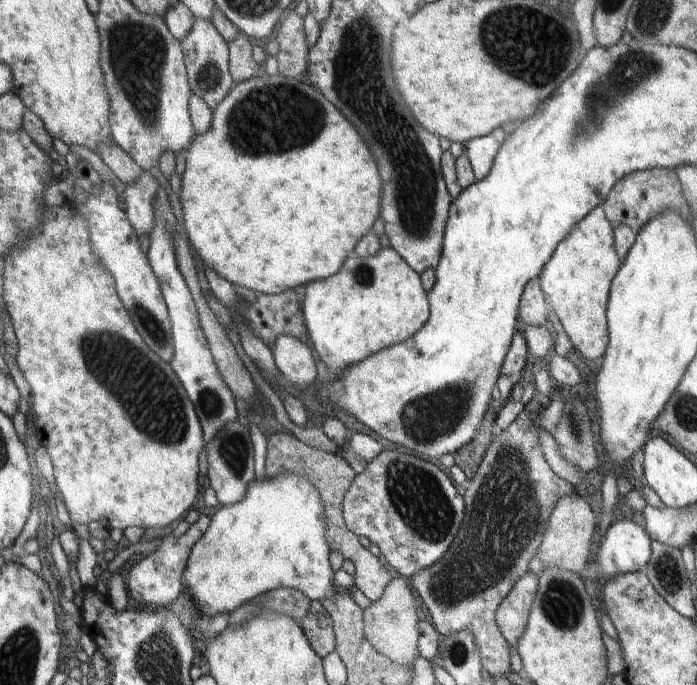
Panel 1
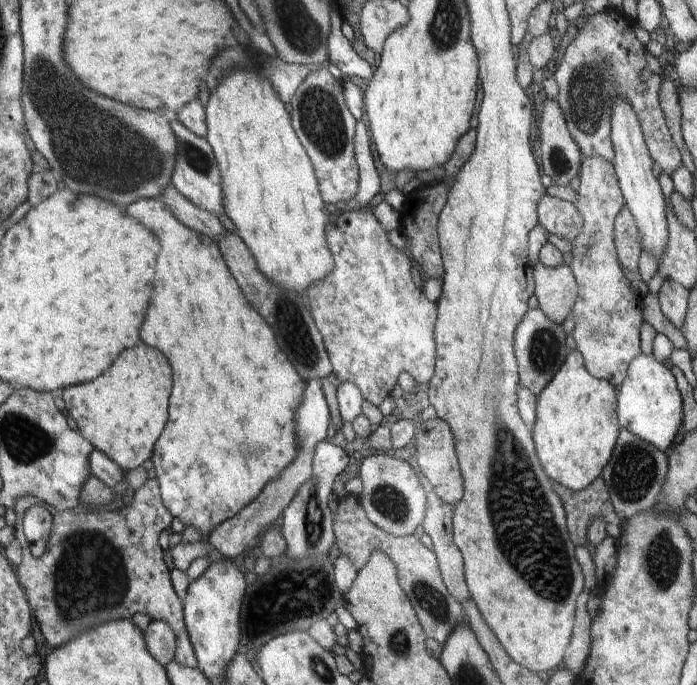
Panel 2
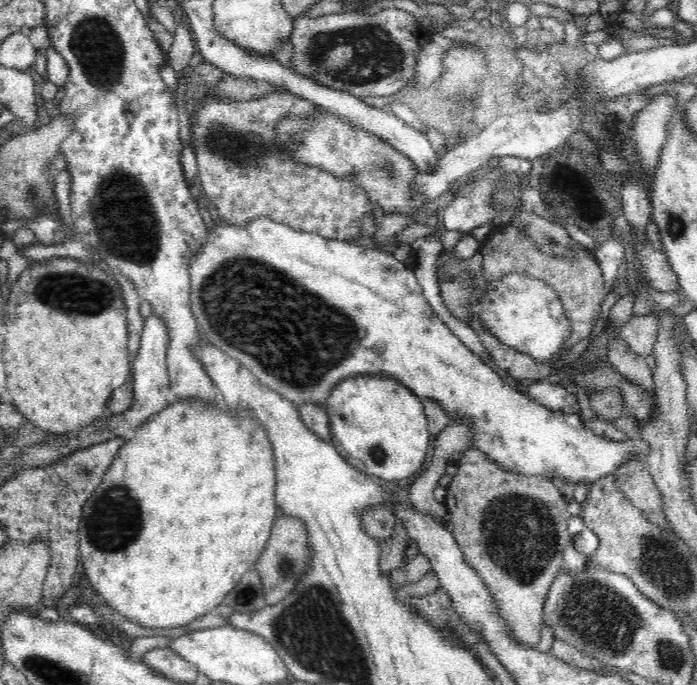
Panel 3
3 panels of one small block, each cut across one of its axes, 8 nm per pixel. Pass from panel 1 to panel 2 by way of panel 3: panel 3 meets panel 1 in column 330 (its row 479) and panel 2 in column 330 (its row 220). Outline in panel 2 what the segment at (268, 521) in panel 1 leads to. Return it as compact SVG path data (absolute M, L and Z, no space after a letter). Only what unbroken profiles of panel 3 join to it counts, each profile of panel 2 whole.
M233 71L228 76L224 76L224 80L218 84L216 92L210 96L208 104L205 108L207 135L206 140L212 147L214 153L214 162L218 165L221 176L221 187L223 190L223 210L236 226L237 235L244 241L249 248L254 260L256 261L258 270L276 286L284 287L293 293L306 297L306 290L309 286L315 285L317 282L323 281L334 268L334 261L331 250L326 242L327 224L330 222L329 212L326 210L326 203L323 201L319 184L314 172L314 167L308 153L291 125L291 116L286 112L284 104L278 100L278 96L274 94L272 86L262 80L255 72Z

